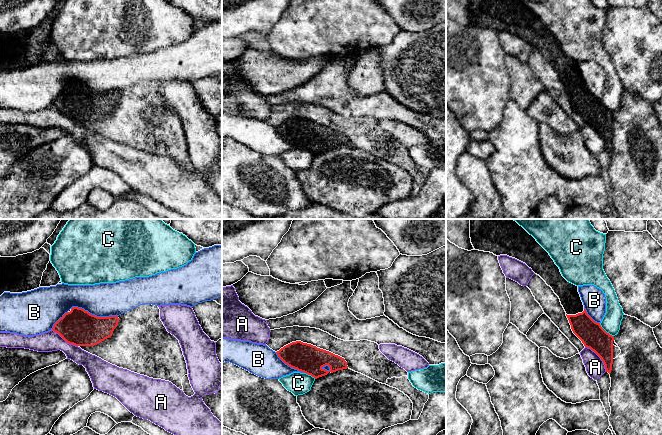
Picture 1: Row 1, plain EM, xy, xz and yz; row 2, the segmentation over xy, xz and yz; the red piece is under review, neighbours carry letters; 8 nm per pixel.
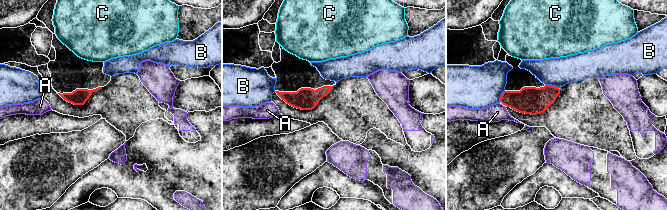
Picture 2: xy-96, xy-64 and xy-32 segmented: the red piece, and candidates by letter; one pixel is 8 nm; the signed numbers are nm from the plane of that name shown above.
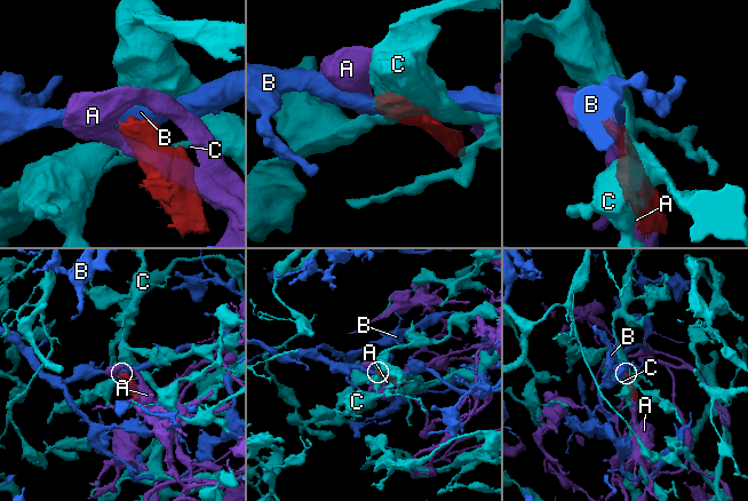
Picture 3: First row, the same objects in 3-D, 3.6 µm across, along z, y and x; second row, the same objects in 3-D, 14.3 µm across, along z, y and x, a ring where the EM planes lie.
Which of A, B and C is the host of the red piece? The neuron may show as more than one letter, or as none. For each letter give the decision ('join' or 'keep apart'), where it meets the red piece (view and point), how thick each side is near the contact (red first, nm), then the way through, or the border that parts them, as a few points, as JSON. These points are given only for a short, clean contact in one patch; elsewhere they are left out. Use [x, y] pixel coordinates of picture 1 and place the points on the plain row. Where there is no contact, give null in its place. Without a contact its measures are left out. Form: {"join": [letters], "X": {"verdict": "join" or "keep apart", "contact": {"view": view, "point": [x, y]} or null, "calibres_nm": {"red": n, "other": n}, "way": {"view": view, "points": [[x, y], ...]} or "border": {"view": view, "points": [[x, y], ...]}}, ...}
{"join": [], "A": {"verdict": "keep apart", "contact": {"view": "yz", "point": [599, 132]}, "calibres_nm": {"red": 200, "other": 150}}, "B": {"verdict": "keep apart", "contact": {"view": "xy", "point": [94, 91]}, "calibres_nm": {"red": 280, "other": 280}}, "C": {"verdict": "keep apart", "contact": {"view": "yz", "point": [605, 107]}, "calibres_nm": {"red": 200, "other": 150}, "border": {"view": "yz", "points": [[599, 99], [613, 112]]}}}

